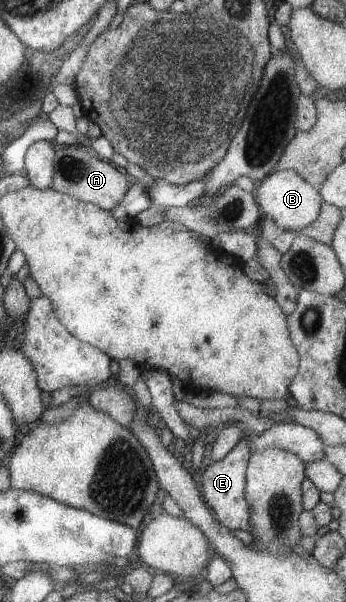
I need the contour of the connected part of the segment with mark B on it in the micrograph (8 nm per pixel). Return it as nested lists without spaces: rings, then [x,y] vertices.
[[[294,170],[270,171],[253,191],[259,212],[270,217],[278,227],[296,232],[312,223],[322,203],[318,187],[304,181]]]

